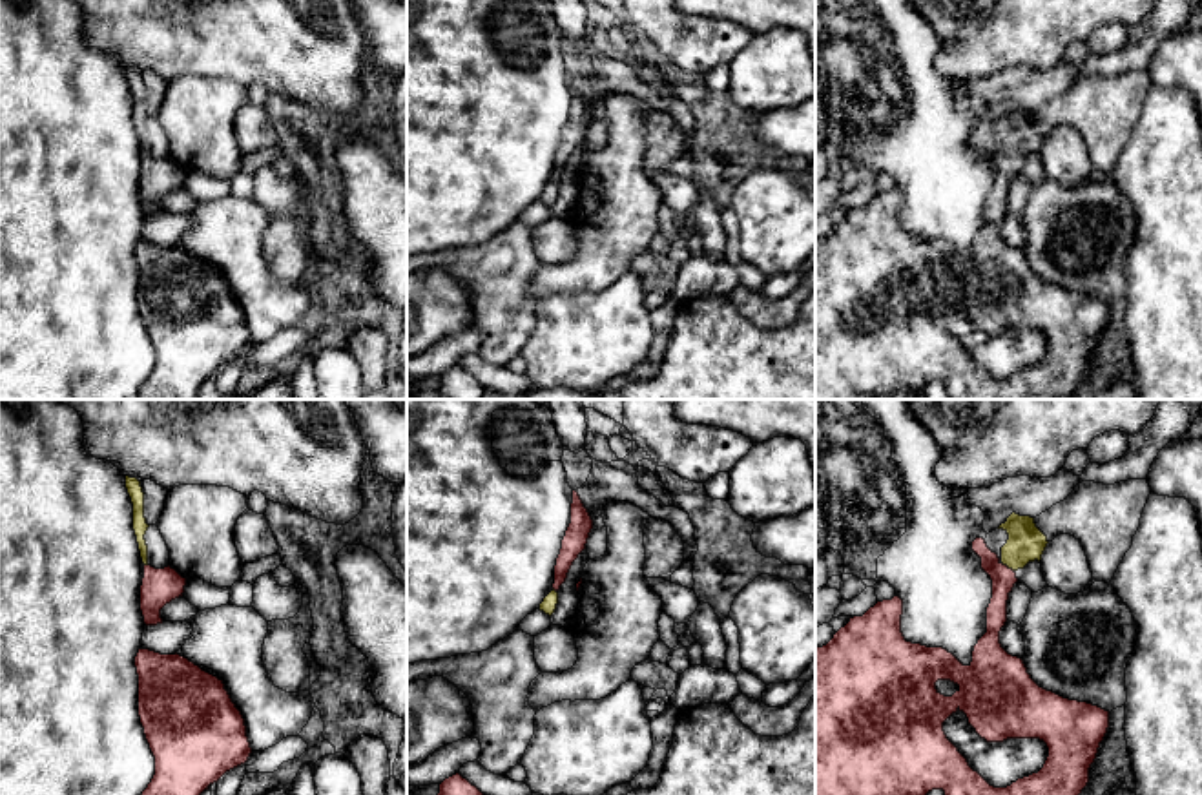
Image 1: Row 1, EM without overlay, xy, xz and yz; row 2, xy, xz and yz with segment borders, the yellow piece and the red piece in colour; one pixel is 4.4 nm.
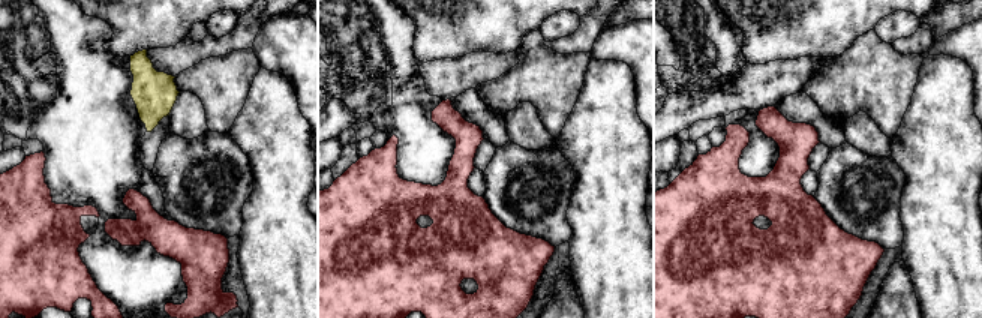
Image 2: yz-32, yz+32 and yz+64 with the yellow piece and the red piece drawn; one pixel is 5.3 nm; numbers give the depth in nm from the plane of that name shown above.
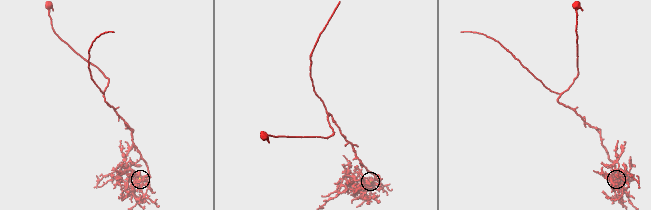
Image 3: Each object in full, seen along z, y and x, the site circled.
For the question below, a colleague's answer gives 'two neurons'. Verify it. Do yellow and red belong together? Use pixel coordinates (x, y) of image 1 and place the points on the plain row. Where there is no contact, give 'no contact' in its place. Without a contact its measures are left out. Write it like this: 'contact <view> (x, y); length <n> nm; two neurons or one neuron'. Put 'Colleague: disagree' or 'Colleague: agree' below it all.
contact yz (1007, 157); length 70 nm; one neuron
Colleague: disagree

